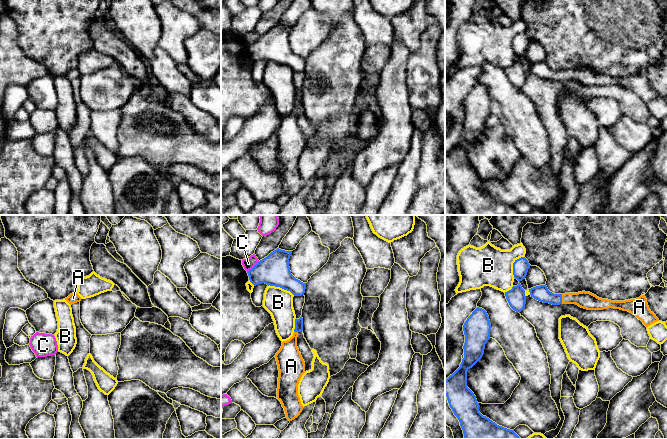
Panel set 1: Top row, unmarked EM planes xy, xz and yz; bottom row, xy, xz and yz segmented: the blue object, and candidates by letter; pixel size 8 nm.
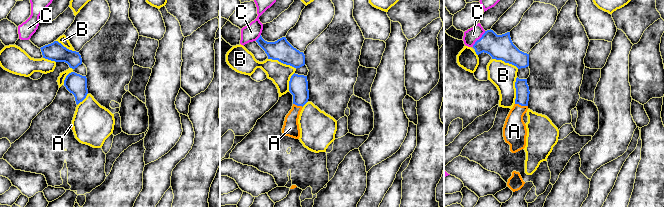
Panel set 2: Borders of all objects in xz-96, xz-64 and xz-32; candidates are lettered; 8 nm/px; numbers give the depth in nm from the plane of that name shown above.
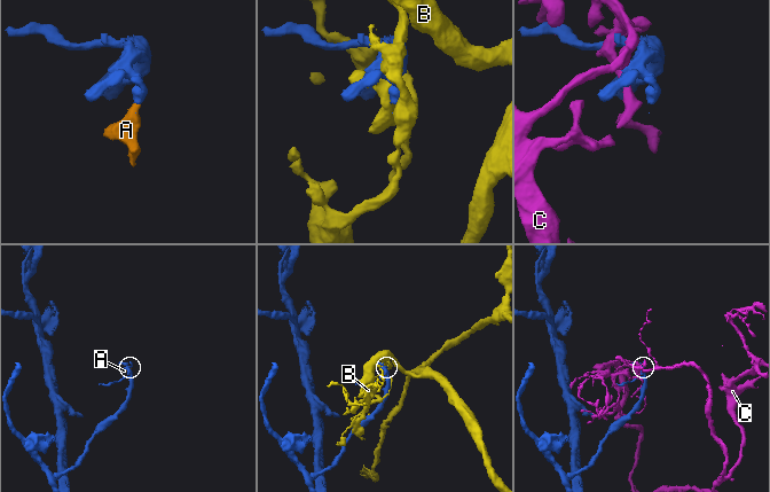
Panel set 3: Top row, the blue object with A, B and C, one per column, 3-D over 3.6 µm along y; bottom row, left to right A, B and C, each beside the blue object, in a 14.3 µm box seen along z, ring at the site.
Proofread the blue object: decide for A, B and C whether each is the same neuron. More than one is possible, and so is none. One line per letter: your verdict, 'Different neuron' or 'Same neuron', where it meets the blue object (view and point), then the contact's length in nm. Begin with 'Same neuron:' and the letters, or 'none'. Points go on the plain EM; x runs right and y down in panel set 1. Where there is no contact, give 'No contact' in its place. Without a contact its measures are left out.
Same neuron: A
A: Same neuron. Touches blue at yz (561, 75). Shared border 80 nm
B: Different neuron. Touches blue at yz (513, 41). Shared border 200 nm
C: Different neuron. Touches blue at xz (254, 42). Shared border 140 nm

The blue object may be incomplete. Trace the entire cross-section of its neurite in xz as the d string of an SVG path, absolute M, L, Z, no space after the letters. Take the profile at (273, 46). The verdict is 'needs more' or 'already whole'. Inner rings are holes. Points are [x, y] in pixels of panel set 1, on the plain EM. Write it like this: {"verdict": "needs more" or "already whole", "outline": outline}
{"verdict": "already whole", "outline": "M279 24L271 28L247 48L250 58L254 62L265 59L268 62L280 63L290 67L294 72L304 71L306 59L296 55L290 47L291 29L292 27Z"}

